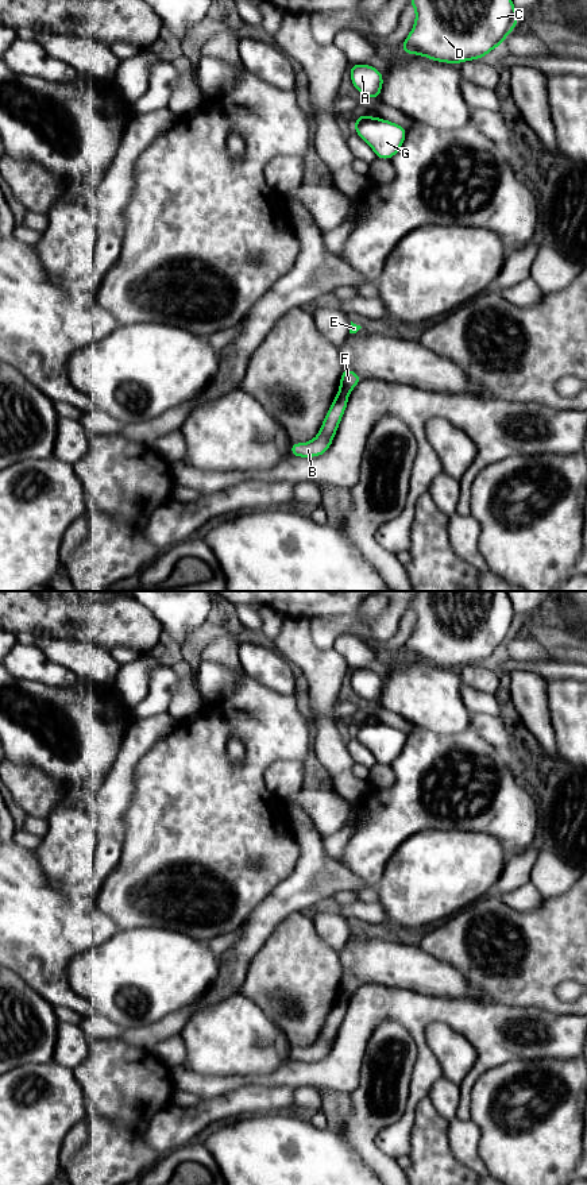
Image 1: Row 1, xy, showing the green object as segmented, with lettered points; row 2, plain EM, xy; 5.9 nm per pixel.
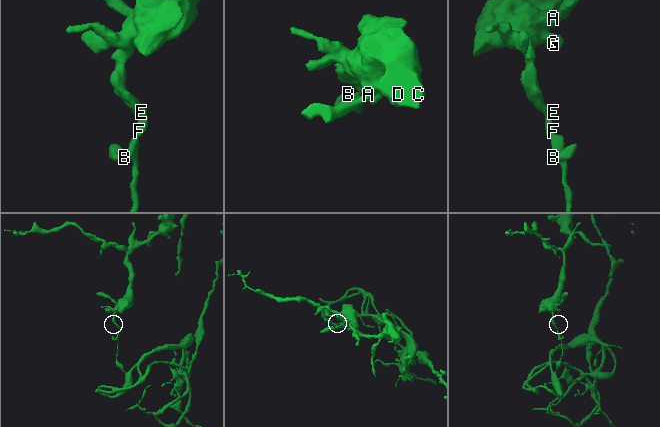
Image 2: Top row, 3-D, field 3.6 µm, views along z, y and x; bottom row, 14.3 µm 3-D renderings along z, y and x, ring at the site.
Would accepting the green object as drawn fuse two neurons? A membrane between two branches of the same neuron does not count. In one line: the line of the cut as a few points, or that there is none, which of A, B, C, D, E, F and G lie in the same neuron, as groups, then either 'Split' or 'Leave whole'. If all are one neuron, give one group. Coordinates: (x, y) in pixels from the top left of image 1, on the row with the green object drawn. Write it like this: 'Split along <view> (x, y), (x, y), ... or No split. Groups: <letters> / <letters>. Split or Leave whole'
Split along xy (339, 392), (347, 397). Groups: A C D E F G / B. Split

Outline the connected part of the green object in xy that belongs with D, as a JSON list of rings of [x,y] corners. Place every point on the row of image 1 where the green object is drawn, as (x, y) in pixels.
[[[409,0],[409,4],[416,9],[416,22],[399,50],[437,62],[482,59],[502,45],[520,20],[511,0]]]

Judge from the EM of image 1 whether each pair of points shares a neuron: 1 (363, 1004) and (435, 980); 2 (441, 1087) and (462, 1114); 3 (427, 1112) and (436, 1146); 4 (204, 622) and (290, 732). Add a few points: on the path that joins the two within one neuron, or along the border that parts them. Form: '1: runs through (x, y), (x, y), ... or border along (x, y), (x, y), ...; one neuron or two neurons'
1: border along (378, 983), (386, 987), (404, 987), (440, 996); two neurons
2: border along (459, 1085), (459, 1104), (455, 1118); two neurons
3: runs through (428, 1120), (428, 1138); one neuron
4: border along (212, 628), (208, 632); two neurons

